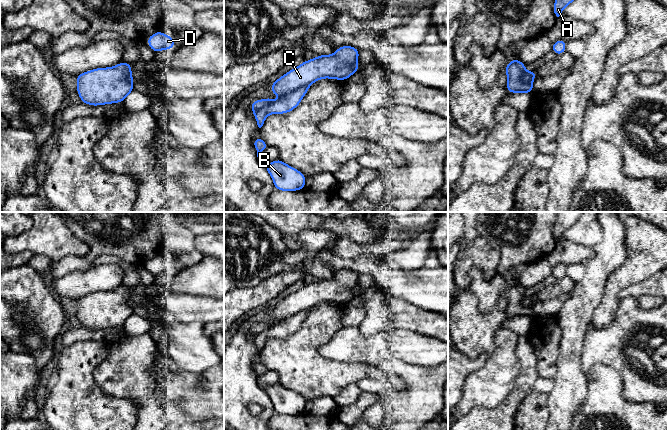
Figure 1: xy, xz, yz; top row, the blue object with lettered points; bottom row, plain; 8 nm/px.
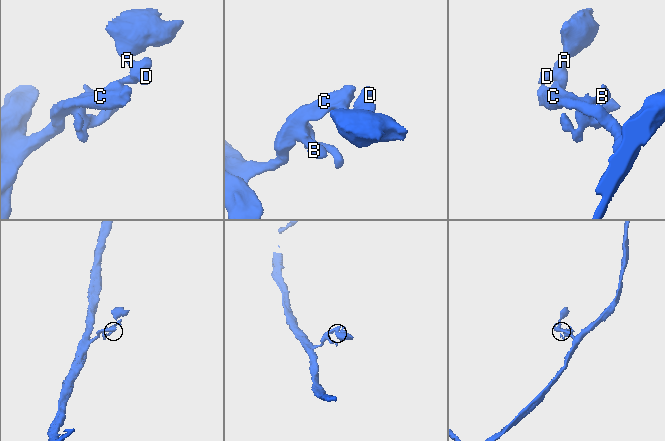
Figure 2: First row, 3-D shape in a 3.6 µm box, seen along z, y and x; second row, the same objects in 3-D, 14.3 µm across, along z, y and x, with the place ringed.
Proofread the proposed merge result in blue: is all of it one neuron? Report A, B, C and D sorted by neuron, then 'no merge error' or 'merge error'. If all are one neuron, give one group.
A B D / C; merge error

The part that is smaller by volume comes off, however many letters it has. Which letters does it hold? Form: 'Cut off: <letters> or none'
Cut off: A, B, D

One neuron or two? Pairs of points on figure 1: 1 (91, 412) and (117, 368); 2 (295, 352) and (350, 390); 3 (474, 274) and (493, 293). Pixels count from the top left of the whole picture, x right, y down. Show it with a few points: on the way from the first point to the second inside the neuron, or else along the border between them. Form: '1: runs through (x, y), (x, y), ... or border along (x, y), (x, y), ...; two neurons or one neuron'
1: border along (92, 371), (94, 382), (106, 394), (125, 399); two neurons
2: border along (355, 382), (346, 385), (333, 397); two neurons
3: runs through (479, 279), (488, 288); one neuron

